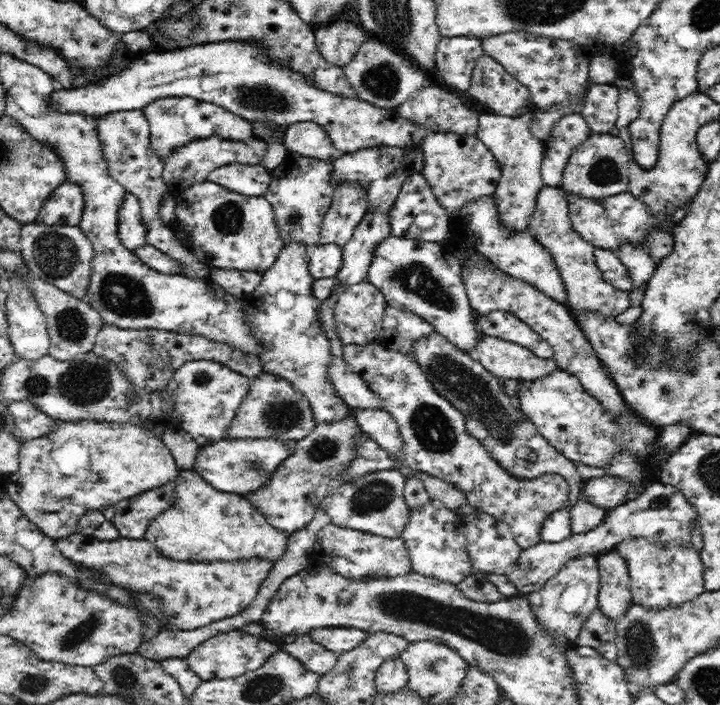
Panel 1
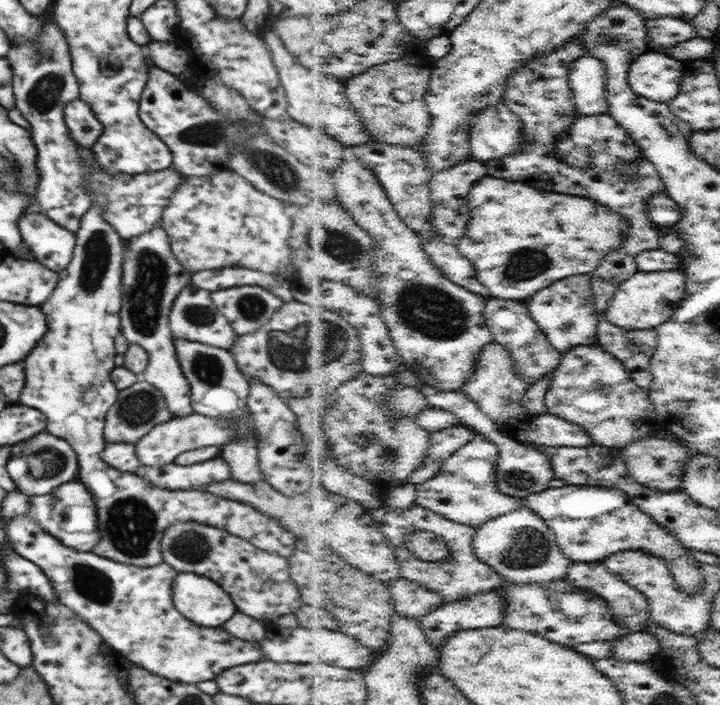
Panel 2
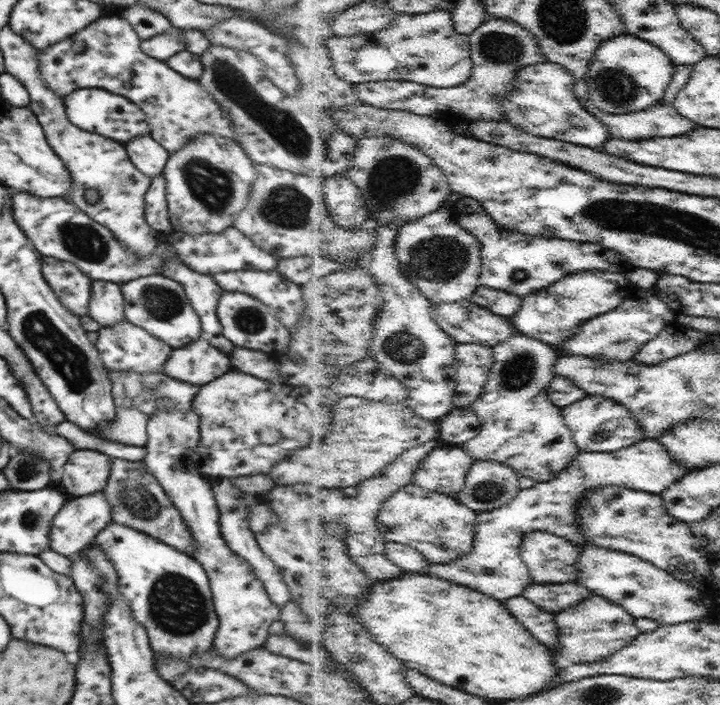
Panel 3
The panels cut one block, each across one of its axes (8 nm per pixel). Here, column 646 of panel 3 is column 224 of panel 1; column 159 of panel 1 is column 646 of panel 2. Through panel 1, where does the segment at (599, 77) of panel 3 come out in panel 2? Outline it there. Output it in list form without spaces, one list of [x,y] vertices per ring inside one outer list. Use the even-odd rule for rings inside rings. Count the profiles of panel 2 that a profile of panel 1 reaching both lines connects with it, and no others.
[[[650,50],[636,59],[629,79],[634,90],[643,97],[669,103],[682,92],[685,61],[662,50]]]

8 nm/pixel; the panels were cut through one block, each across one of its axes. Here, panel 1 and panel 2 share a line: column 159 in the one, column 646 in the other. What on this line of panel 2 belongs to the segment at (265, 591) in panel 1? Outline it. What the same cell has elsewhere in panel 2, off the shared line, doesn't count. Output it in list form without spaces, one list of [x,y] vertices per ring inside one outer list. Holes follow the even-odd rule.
[[[647,630],[631,633],[614,642],[613,658],[617,660],[644,663],[661,652],[661,640]]]

